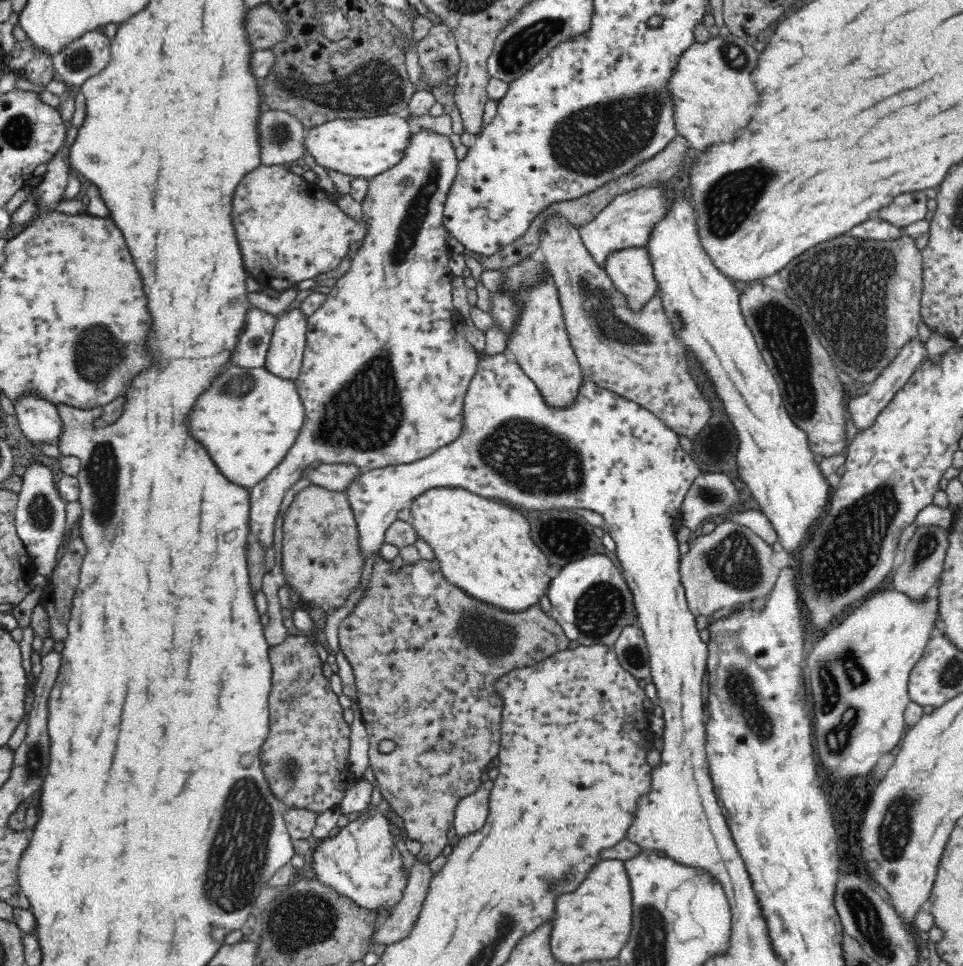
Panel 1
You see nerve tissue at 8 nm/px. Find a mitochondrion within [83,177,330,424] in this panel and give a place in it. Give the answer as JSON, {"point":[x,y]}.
{"point":[243,385]}

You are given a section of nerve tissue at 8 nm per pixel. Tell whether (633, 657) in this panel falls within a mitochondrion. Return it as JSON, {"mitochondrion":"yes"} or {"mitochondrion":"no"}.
{"mitochondrion":"yes"}

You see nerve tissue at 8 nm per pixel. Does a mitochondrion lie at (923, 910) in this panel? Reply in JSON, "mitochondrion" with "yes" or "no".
{"mitochondrion":"no"}

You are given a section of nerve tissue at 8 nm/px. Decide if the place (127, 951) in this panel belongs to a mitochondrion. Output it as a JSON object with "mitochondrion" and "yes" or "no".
{"mitochondrion":"no"}

